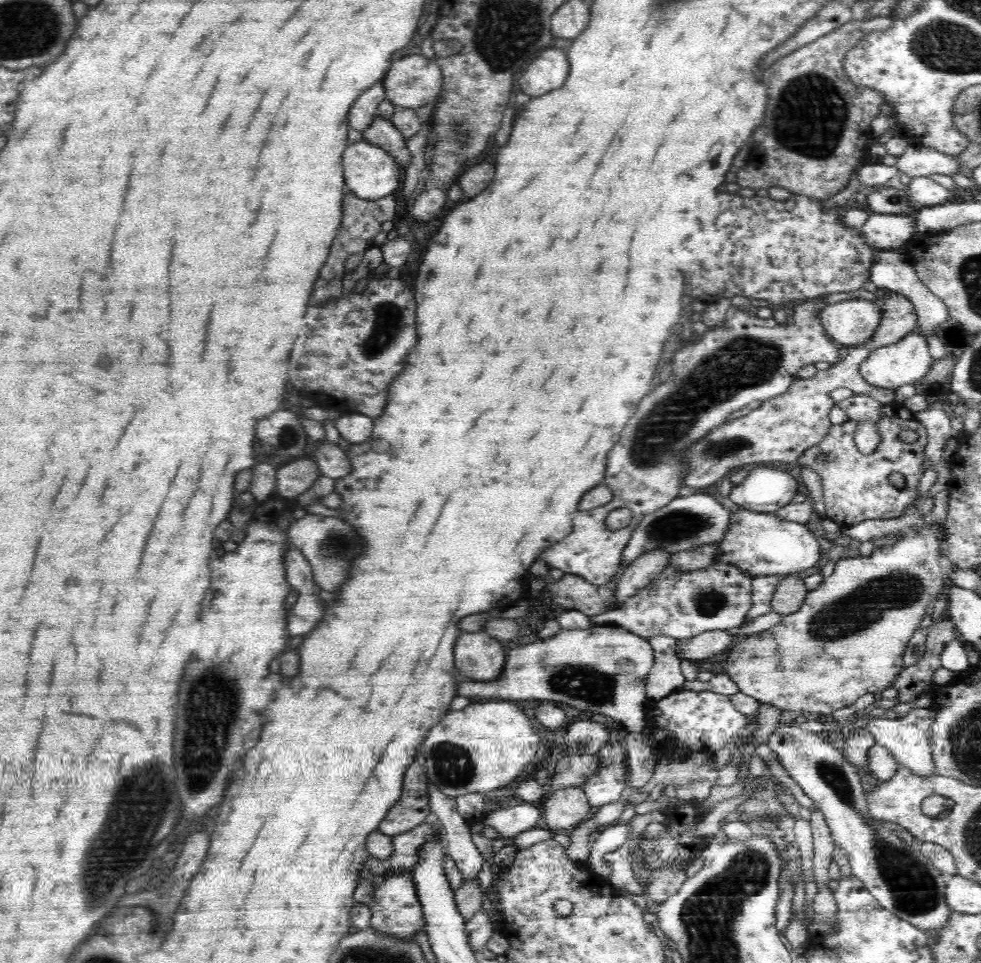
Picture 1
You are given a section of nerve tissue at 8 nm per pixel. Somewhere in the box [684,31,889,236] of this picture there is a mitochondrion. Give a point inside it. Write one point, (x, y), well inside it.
(809, 117)

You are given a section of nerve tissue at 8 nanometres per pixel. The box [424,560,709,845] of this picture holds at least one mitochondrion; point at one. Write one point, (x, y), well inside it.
(577, 680)

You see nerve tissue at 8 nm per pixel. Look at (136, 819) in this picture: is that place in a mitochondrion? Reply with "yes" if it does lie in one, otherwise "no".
yes

